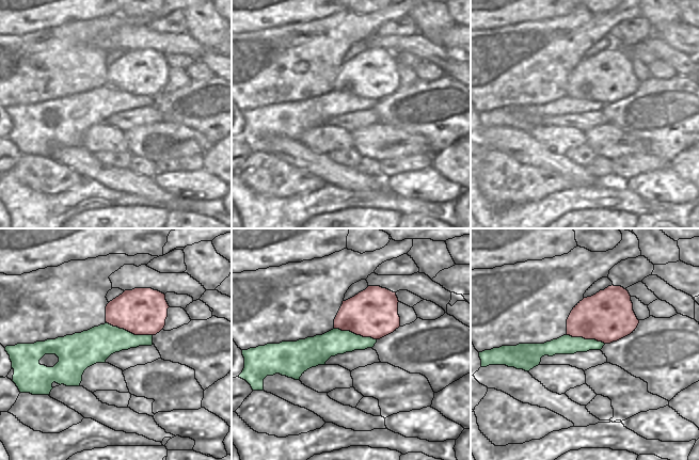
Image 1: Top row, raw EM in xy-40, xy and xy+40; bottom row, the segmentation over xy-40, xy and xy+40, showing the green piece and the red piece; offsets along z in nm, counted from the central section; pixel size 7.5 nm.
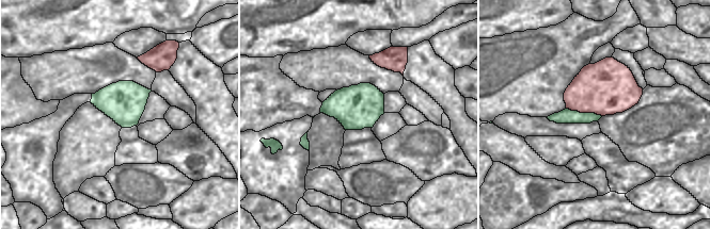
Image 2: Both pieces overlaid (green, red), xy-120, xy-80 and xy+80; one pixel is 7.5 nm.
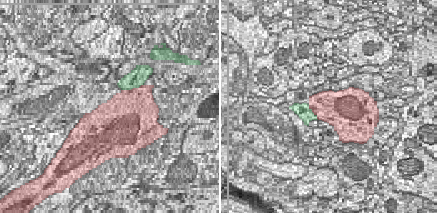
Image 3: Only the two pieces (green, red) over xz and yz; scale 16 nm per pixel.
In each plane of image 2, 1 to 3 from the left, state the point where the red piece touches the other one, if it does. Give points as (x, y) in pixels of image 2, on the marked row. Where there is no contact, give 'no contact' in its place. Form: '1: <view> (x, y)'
1: no contact
2: no contact
3: xy+80 (584, 113)

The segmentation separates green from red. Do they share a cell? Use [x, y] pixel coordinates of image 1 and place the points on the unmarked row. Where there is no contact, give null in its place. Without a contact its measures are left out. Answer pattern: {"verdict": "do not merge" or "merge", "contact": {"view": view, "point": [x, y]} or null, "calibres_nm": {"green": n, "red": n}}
{"verdict": "merge", "contact": {"view": "xy-40", "point": [129, 93]}, "calibres_nm": {"green": 260, "red": 360}}

